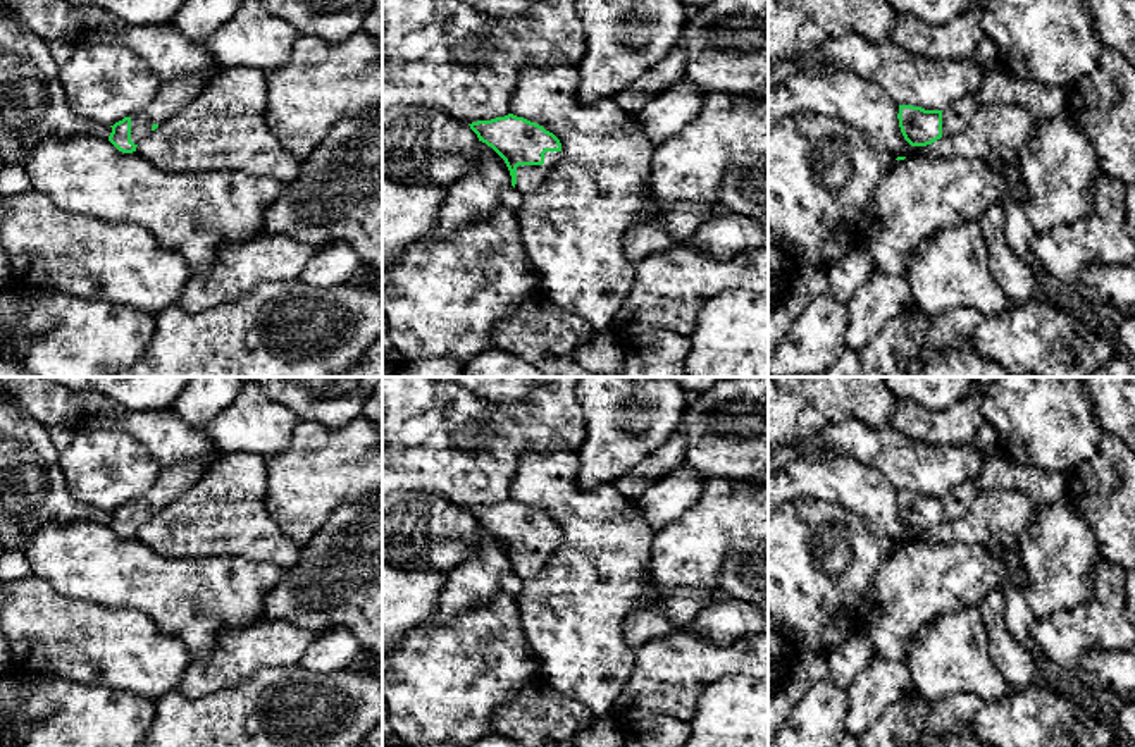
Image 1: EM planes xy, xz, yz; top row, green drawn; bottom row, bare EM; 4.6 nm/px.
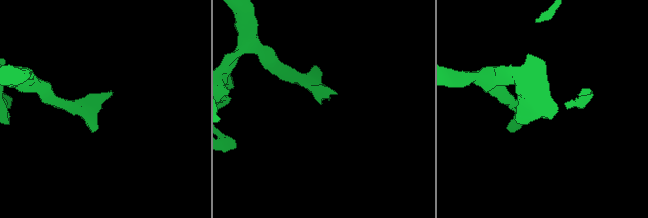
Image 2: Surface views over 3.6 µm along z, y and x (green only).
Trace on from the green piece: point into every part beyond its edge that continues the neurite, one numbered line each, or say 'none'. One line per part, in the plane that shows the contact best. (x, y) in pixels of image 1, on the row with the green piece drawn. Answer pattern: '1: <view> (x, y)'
1: xz (529, 178)

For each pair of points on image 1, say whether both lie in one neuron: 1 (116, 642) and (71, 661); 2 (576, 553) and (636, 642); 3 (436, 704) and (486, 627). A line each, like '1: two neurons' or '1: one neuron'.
1: one neuron
2: two neurons
3: one neuron

